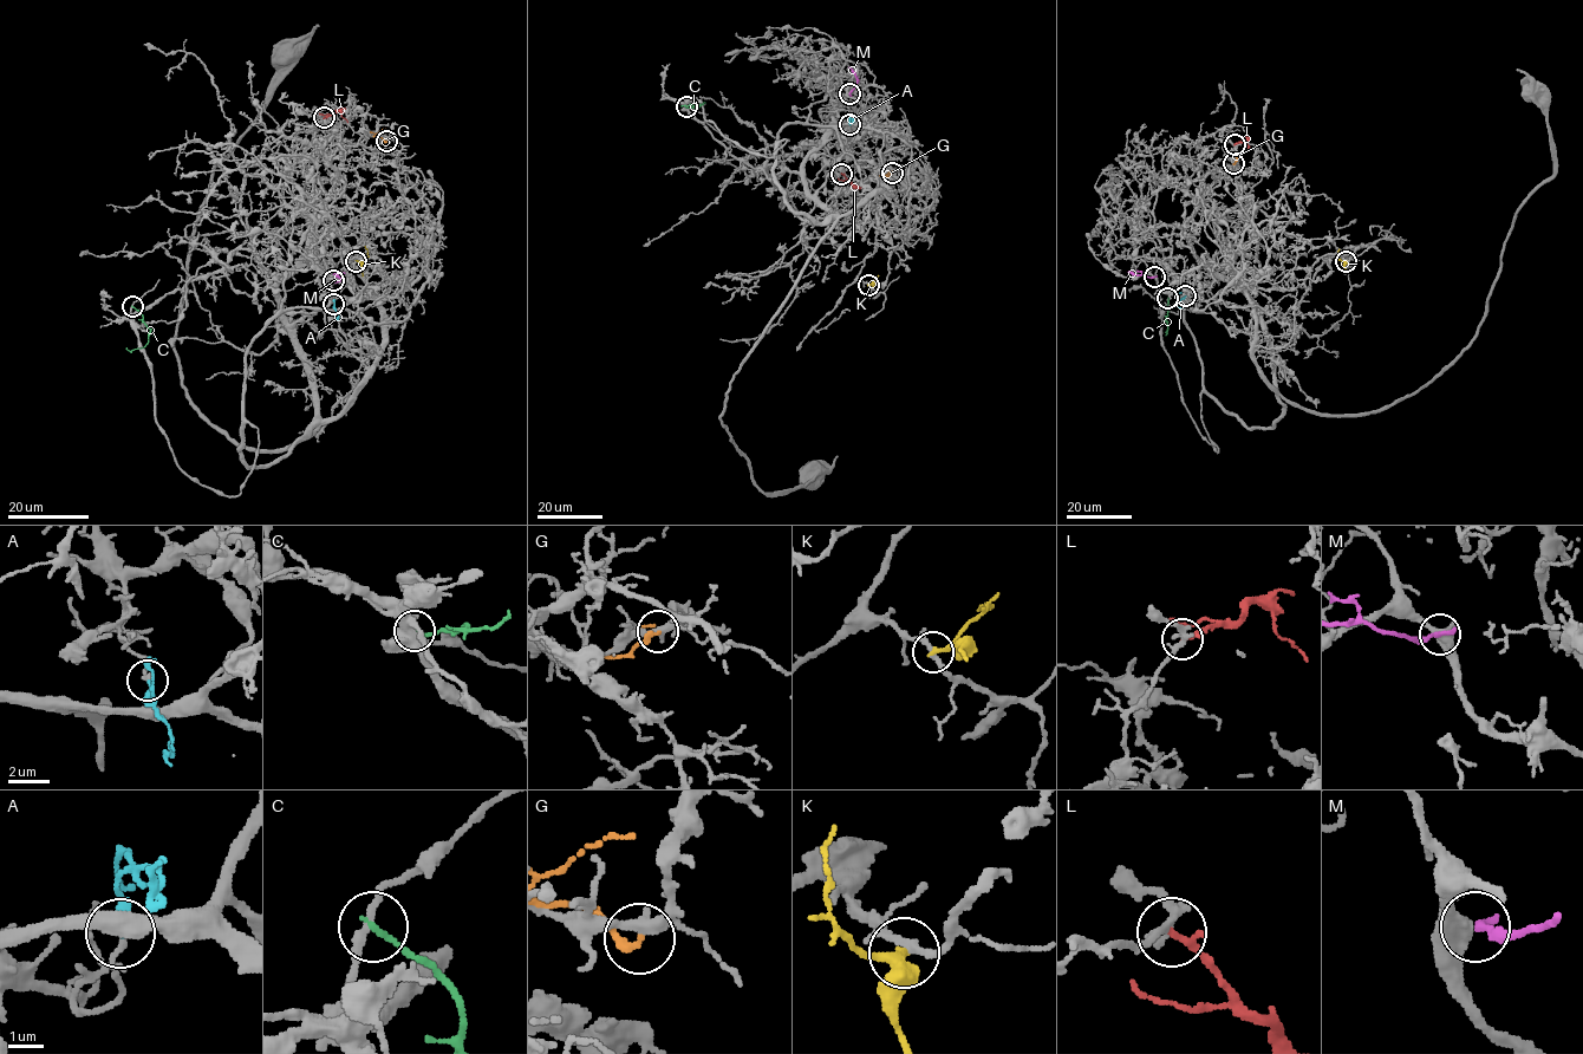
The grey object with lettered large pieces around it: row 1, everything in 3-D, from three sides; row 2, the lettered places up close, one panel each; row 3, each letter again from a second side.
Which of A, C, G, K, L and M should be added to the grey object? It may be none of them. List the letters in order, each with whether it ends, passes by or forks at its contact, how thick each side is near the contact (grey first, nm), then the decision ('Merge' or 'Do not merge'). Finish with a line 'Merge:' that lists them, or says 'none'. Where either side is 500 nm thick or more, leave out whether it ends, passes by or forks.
A: It ends there. Thickness 120 nm (grey) against 200 nm. Merge
C: It ends there. Thickness 200 nm (grey) against 170 nm. Do not merge
G: It ends there. Thickness 340 nm (grey) against 260 nm. Do not merge
K: It ends there. Thickness 220 nm (grey) against 260 nm. Do not merge
L: It ends there. Thickness 240 nm (grey) against 200 nm. Merge
M: Thickness 500 nm (grey) against 260 nm. Do not merge
Merge: A, L

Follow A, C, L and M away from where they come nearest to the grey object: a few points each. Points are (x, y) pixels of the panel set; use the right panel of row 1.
A: (1186, 295), (1180, 299), (1179, 310)
C: (1167, 298), (1167, 331)
L: (1233, 144), (1245, 138), (1248, 148)
M: (1154, 277), (1127, 272)

